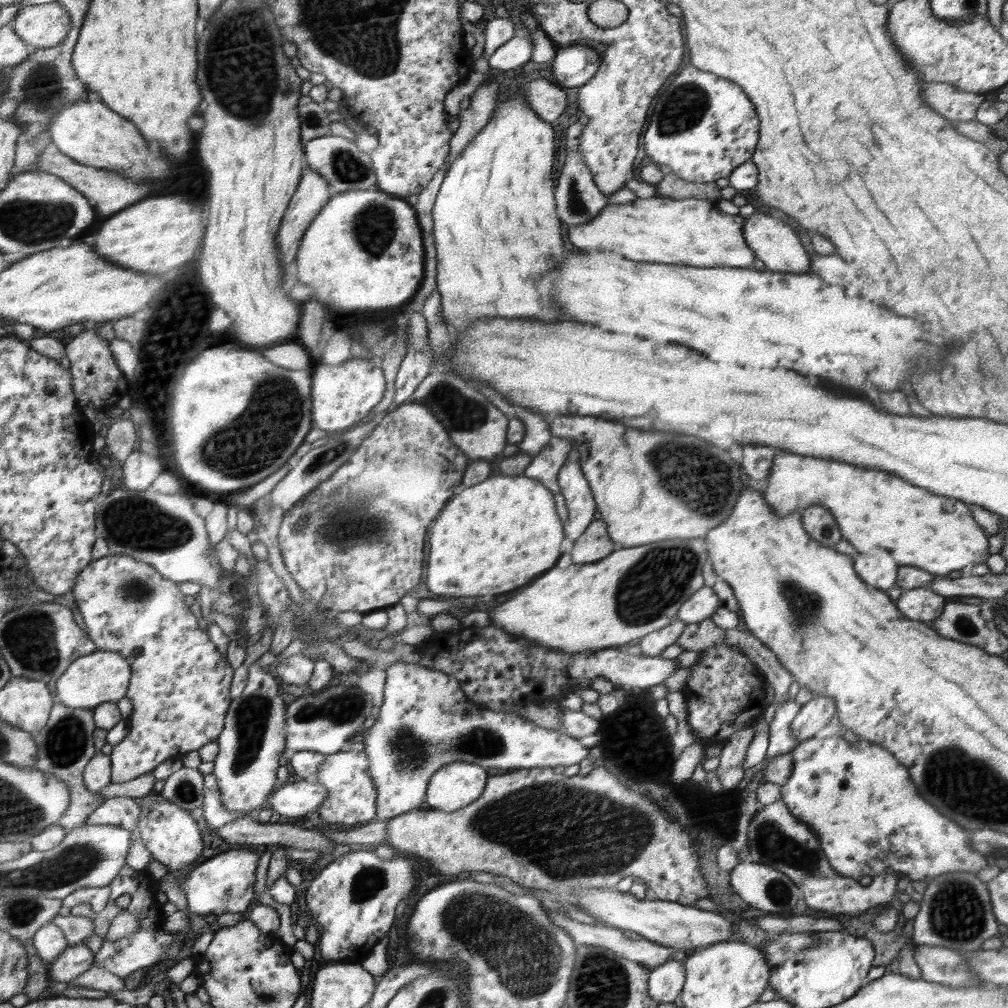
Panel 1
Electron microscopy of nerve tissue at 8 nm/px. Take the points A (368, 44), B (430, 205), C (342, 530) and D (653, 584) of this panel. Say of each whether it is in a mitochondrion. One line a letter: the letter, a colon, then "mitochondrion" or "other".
A: mitochondrion
B: other
C: mitochondrion
D: mitochondrion

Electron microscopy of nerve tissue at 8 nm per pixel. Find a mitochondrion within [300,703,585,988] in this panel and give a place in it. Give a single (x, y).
(410, 750)

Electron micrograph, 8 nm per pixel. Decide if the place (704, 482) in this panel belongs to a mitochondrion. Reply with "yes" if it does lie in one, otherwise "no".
yes

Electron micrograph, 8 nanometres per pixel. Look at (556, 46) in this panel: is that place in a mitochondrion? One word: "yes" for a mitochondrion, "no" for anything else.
no

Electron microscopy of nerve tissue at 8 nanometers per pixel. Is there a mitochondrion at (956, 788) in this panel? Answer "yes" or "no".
yes

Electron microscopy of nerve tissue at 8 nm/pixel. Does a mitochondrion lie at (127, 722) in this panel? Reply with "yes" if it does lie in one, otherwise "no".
no

